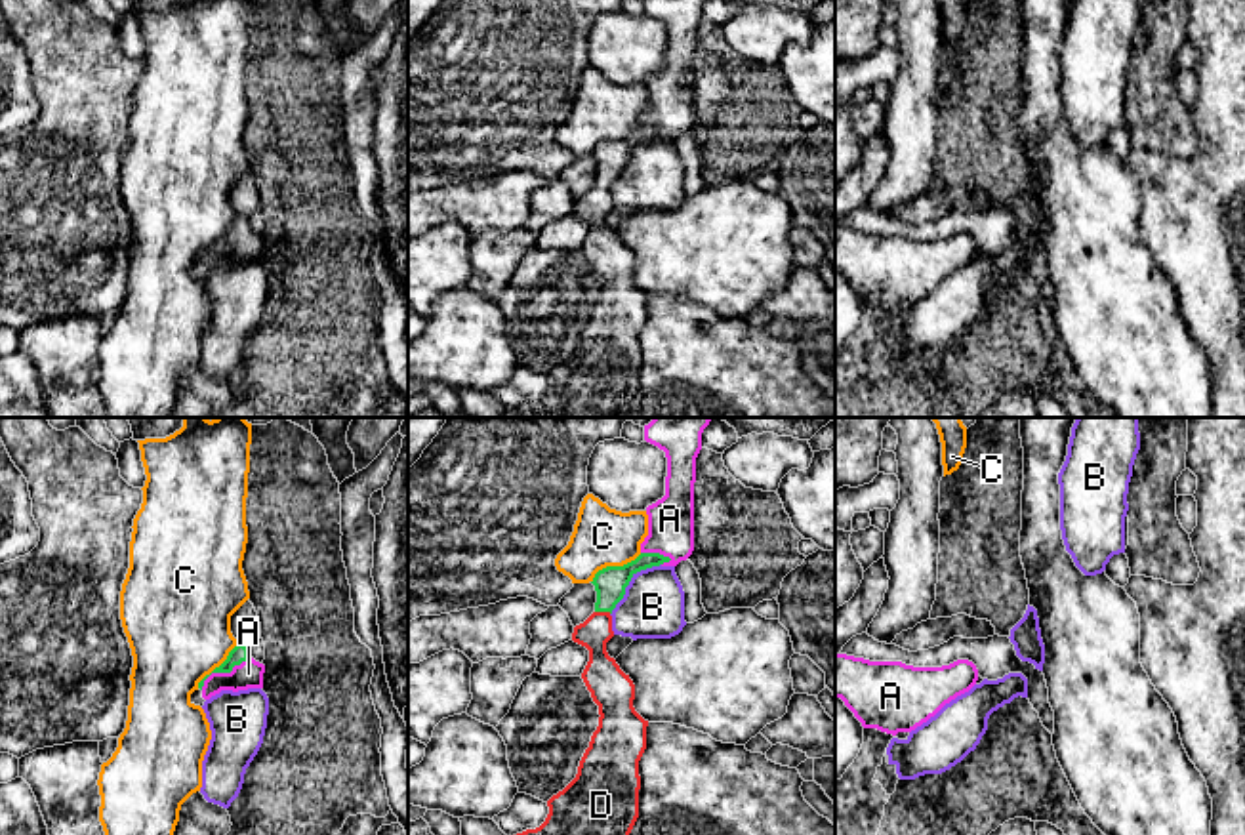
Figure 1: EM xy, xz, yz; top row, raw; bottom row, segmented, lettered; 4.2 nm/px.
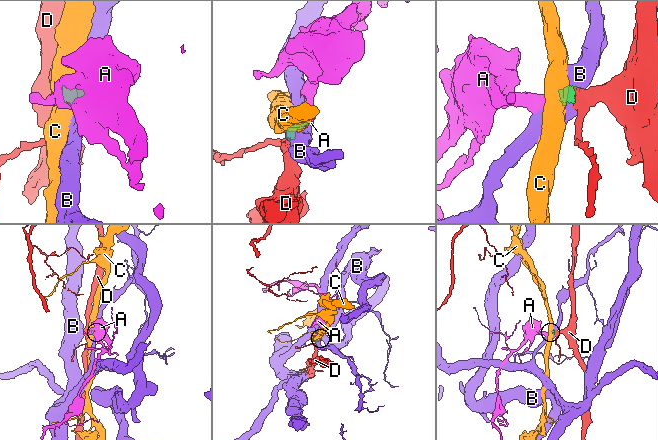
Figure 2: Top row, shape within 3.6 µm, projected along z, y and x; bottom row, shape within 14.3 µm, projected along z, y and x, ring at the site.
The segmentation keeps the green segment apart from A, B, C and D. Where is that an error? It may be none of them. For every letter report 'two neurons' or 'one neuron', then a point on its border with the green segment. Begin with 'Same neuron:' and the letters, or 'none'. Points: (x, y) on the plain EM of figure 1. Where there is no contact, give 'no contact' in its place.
Same neuron: A, D
A: one neuron; meets green in xy at (224, 244)
B: two neurons; meets green in xz at (630, 153)
C: two neurons; meets green in xz at (614, 140)
D: one neuron; meets green in xz at (603, 183)

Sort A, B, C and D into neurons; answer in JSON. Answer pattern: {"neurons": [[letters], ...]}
{"neurons": [["A", "D"], ["B"], ["C"]]}

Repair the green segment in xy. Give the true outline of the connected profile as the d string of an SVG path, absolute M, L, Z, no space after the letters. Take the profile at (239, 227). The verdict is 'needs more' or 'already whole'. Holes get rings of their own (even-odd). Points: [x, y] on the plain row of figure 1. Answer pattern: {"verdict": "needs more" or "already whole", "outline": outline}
{"verdict": "needs more", "outline": "M236 215L227 233L198 255L198 261L204 273L221 263L263 261L263 246L265 238L248 227L246 217Z"}

